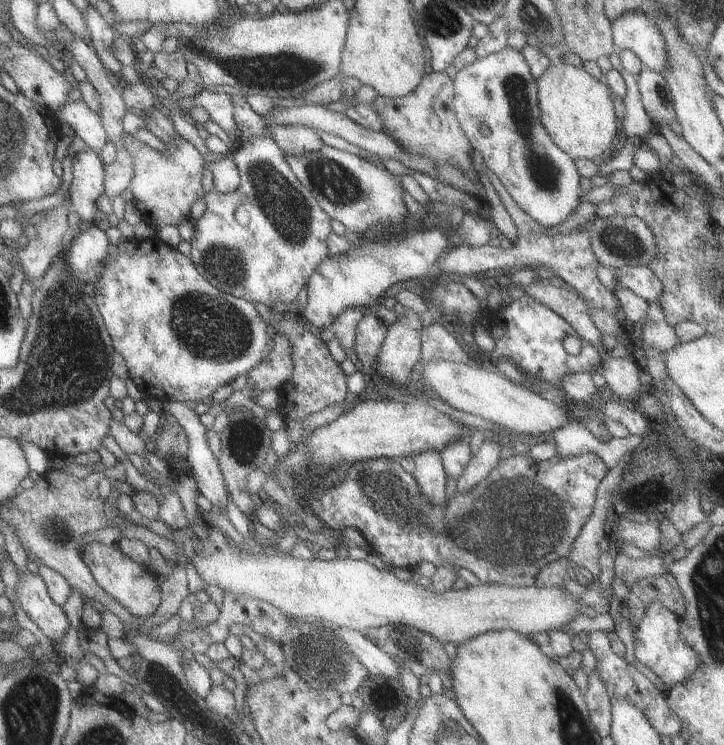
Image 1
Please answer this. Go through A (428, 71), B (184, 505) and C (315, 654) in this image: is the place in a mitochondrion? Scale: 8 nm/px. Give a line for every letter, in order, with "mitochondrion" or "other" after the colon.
A: other
B: other
C: mitochondrion

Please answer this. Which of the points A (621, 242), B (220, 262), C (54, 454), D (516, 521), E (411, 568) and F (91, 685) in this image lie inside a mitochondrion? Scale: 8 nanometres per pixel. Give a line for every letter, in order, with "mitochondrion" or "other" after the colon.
A: mitochondrion
B: mitochondrion
C: other
D: mitochondrion
E: other
F: other

